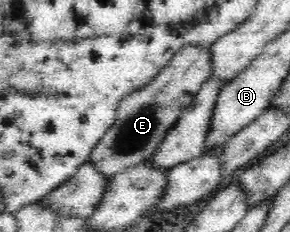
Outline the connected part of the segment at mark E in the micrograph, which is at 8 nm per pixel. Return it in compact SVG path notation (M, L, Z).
M195 45L180 47L150 85L128 93L120 101L114 125L92 150L89 163L104 177L111 178L132 165L150 160L166 133L182 115L183 109L190 105L204 82L212 77L212 70L211 45L202 49Z

